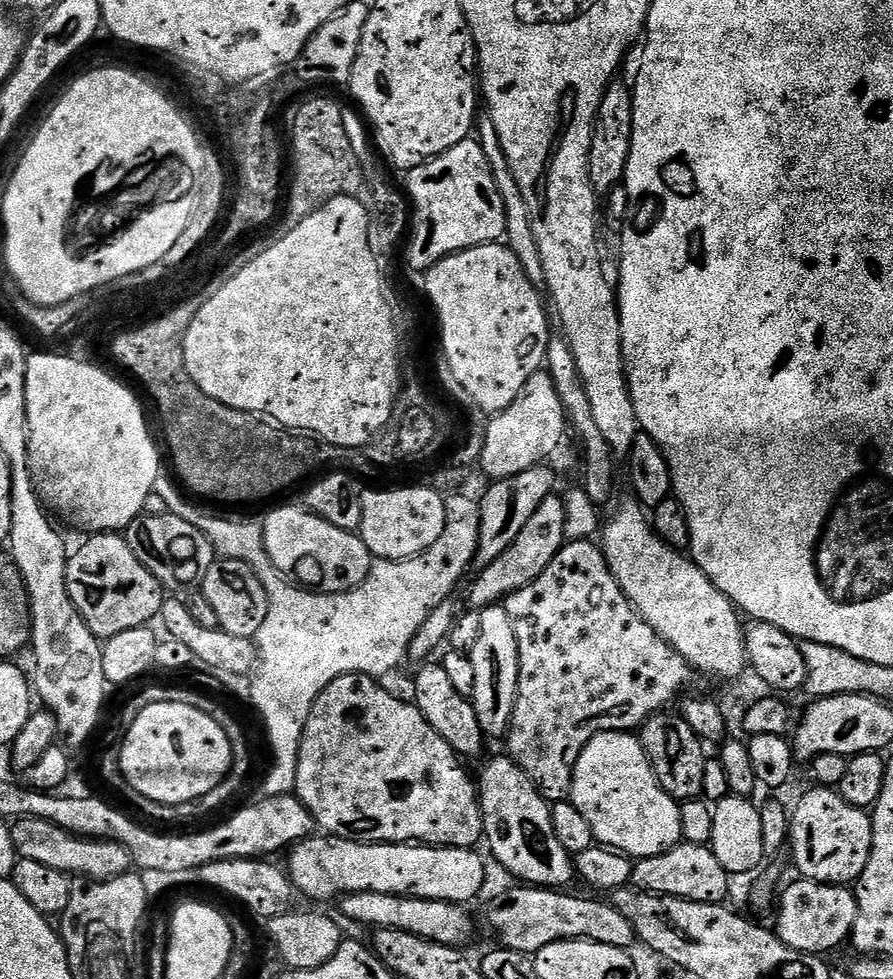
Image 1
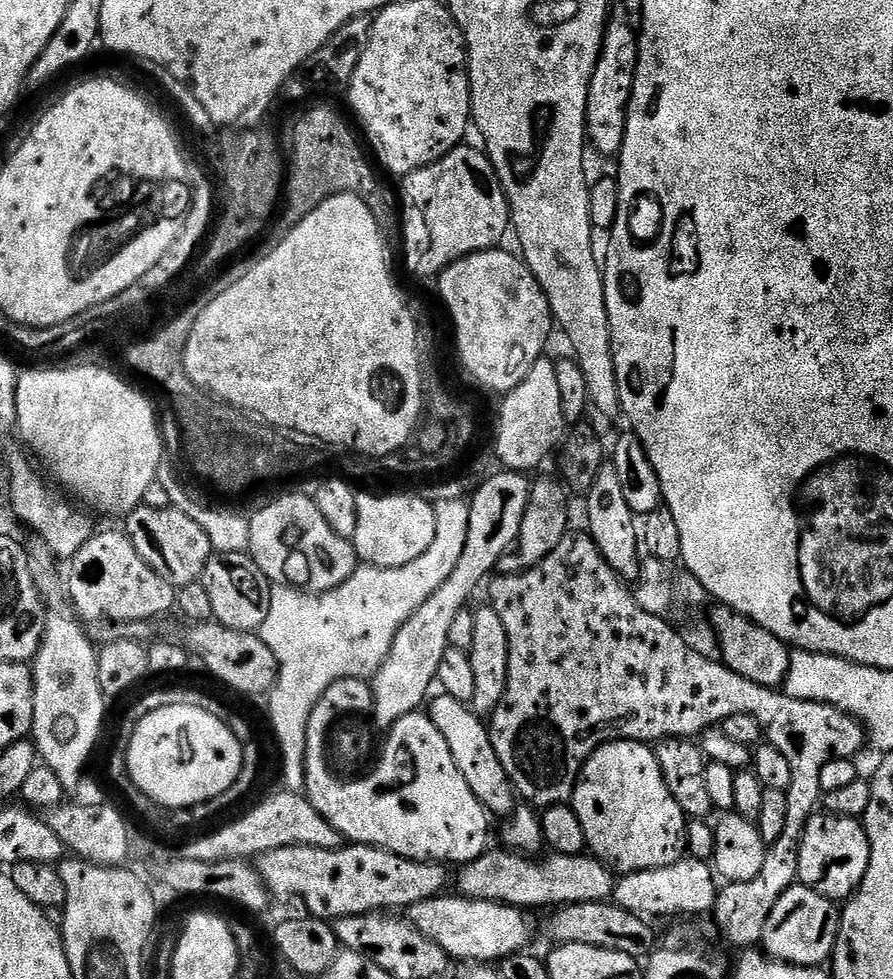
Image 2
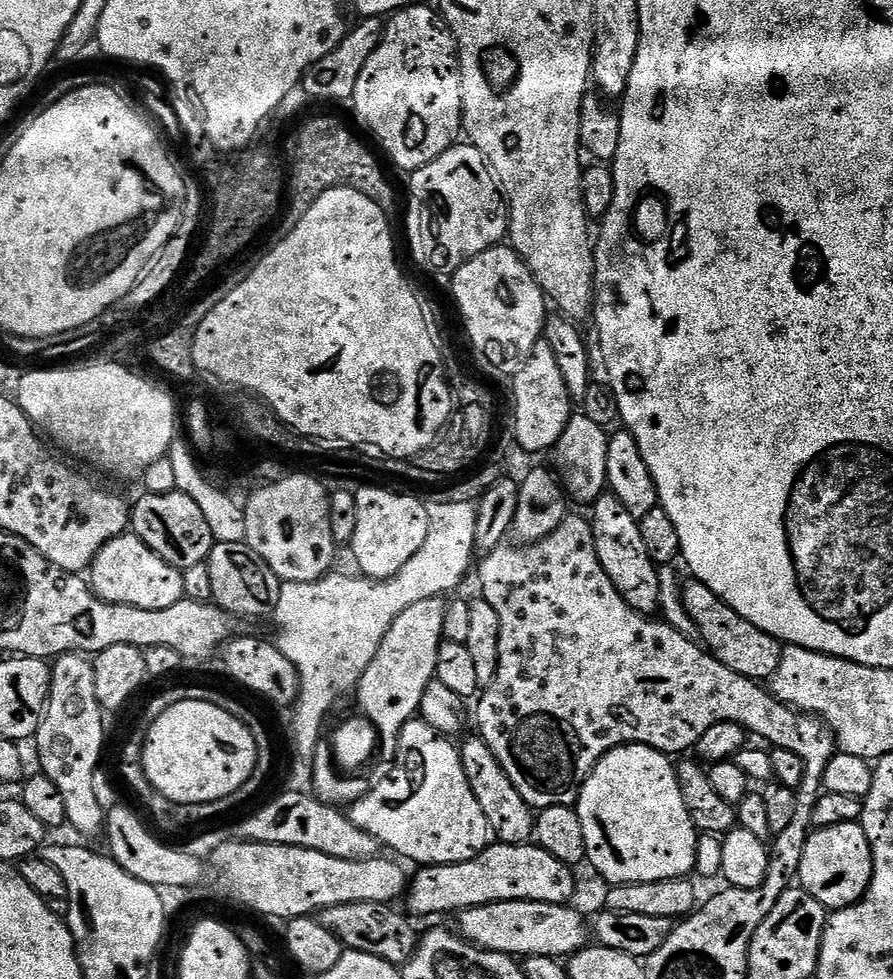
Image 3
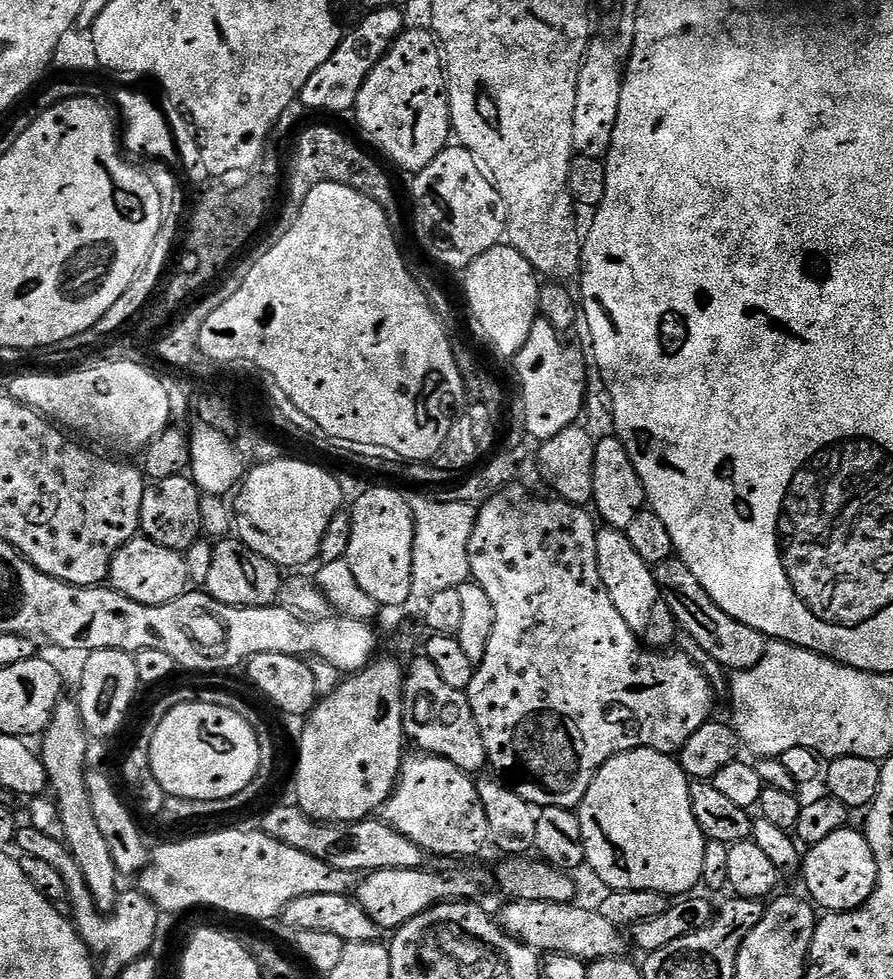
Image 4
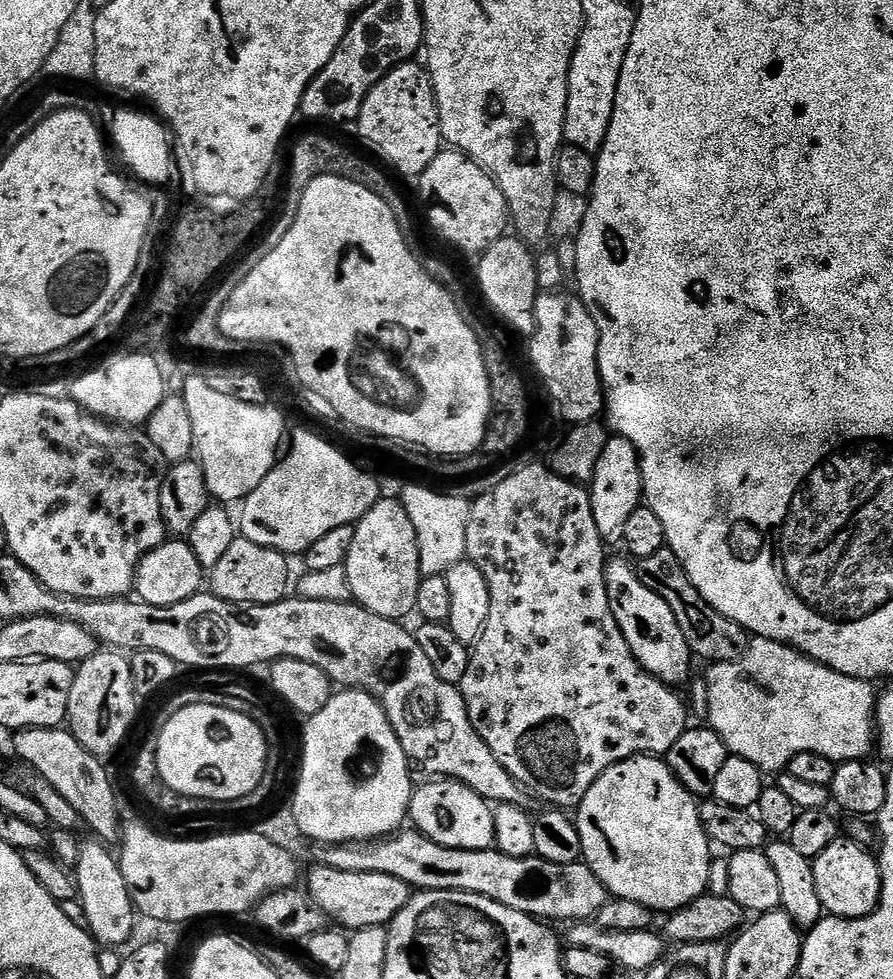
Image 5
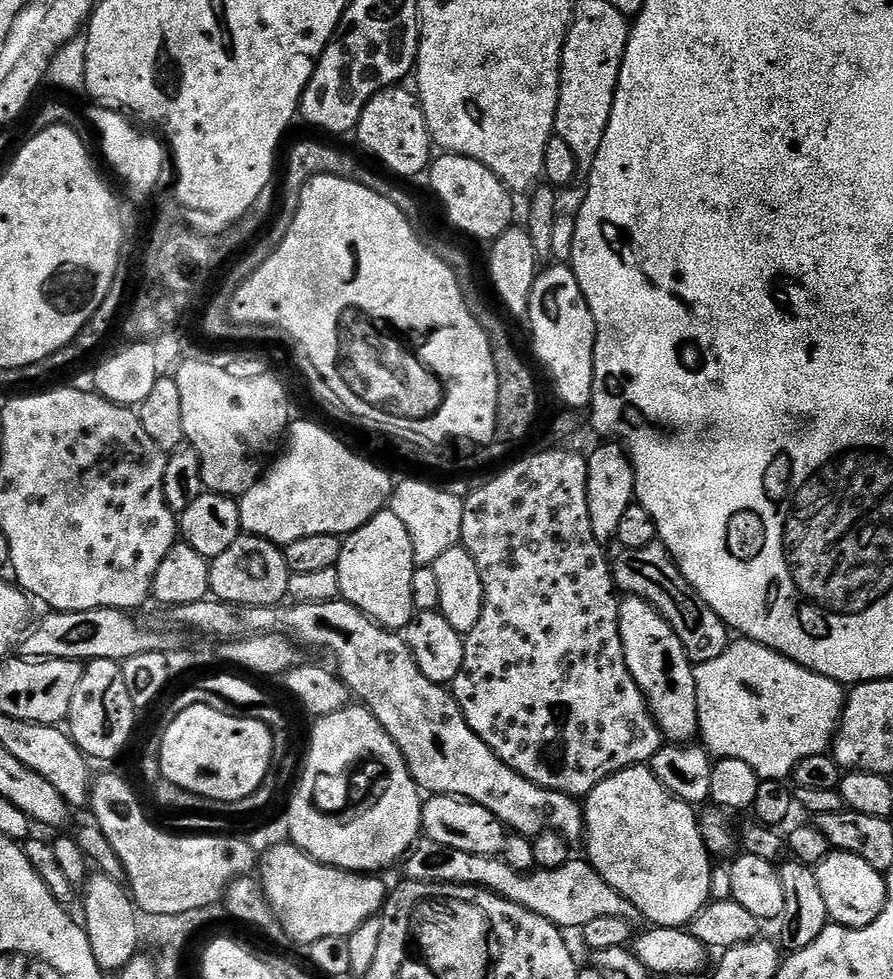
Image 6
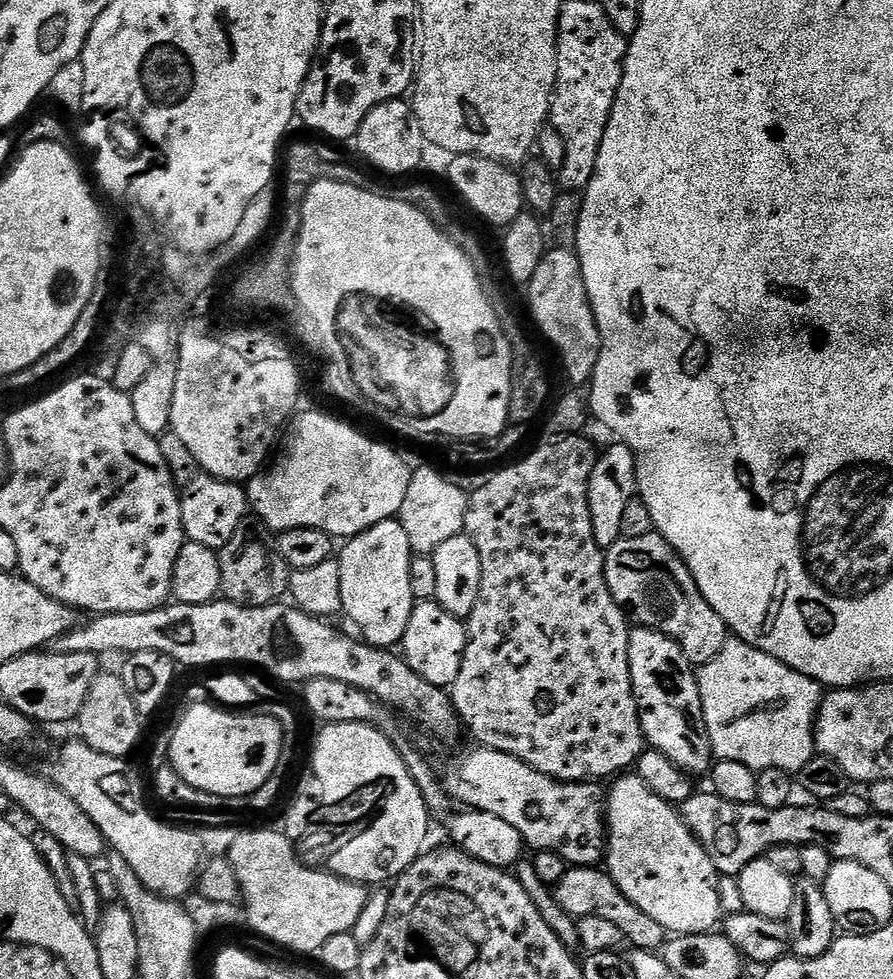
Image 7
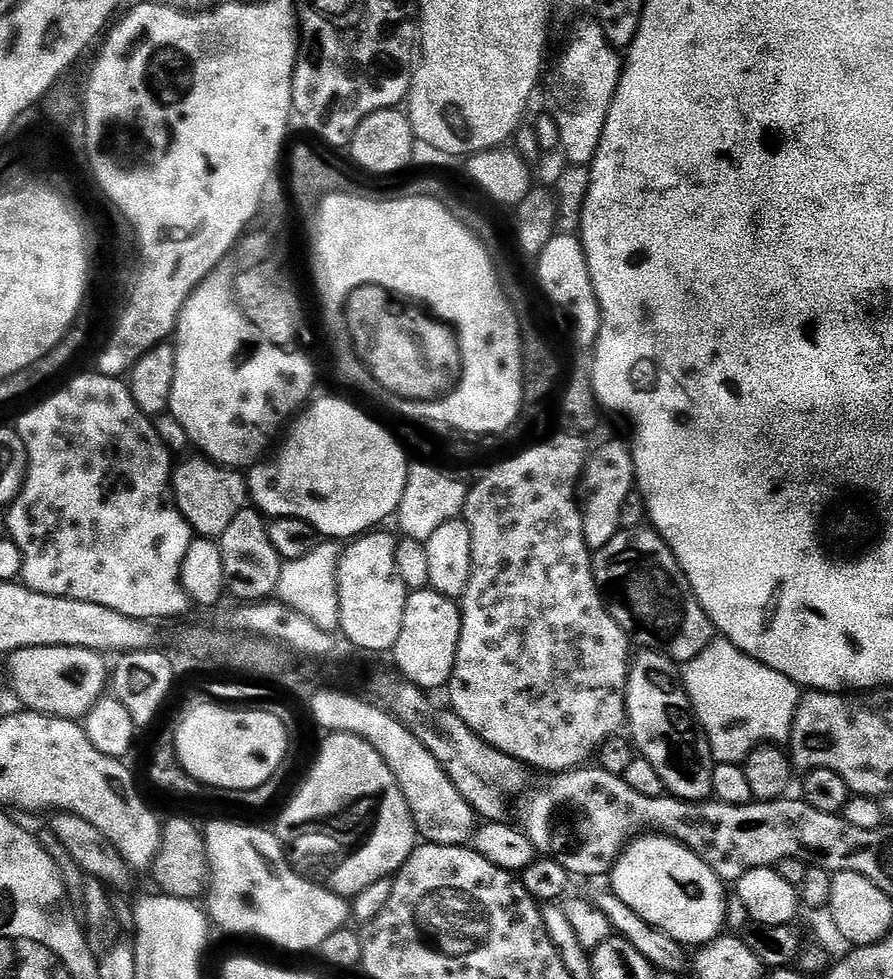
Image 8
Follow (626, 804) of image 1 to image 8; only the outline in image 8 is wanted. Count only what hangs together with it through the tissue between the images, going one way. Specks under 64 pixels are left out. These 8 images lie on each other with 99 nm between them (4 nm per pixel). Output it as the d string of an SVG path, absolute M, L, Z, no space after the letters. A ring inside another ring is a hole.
M641 834L629 843L620 854L620 859L610 873L611 891L616 893L638 918L646 918L650 926L670 934L678 943L685 946L703 946L709 944L725 931L727 899L725 881L698 854L694 854L685 844L680 844L670 836L663 834Z

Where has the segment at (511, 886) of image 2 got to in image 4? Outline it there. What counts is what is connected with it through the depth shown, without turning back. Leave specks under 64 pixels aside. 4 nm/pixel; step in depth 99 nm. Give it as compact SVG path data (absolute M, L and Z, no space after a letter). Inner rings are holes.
M424 868L414 870L382 870L367 873L357 883L354 898L374 918L374 922L382 930L401 928L410 918L418 918L435 904L468 902L473 899L476 884L468 876L439 876L436 872L428 872Z

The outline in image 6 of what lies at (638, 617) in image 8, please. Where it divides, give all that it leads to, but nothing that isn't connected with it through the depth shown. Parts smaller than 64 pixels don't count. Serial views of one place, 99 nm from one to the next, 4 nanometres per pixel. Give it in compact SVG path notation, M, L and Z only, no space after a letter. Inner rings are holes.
M657 542L650 546L642 546L642 550L624 550L619 553L621 556L615 557L612 564L612 574L614 583L621 593L637 596L646 602L653 604L661 614L670 622L670 626L678 634L682 646L688 652L688 659L696 664L705 664L710 662L710 658L718 658L730 643L730 629L725 624L723 618L709 606L694 590L694 586L688 584L687 578L680 573L680 567L677 566L672 555L668 553L663 544Z

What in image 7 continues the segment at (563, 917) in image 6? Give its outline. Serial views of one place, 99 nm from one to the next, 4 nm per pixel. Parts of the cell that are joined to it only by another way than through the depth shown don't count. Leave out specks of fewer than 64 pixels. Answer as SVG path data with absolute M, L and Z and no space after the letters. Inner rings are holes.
M569 867L568 873L559 880L554 886L557 902L566 910L566 914L576 917L577 920L582 918L606 918L618 930L622 930L625 941L632 948L641 948L656 952L663 949L666 943L666 933L662 926L658 926L658 921L650 918L650 914L644 913L626 894L622 894L619 886L612 881L612 877L607 871L599 867L590 868Z

